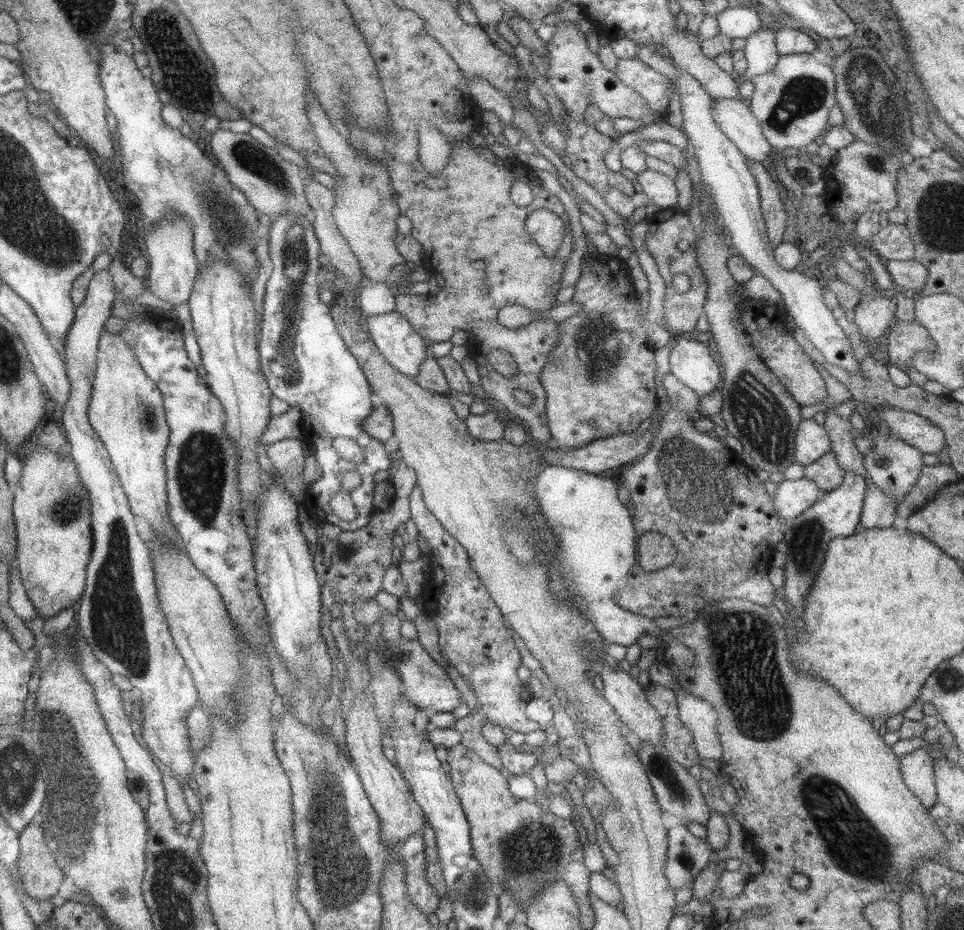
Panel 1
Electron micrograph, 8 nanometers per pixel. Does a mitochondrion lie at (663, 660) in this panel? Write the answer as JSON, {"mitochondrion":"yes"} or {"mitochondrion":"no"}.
{"mitochondrion":"no"}

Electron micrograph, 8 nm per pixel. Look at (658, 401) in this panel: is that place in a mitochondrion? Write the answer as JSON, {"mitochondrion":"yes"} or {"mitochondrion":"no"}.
{"mitochondrion":"no"}

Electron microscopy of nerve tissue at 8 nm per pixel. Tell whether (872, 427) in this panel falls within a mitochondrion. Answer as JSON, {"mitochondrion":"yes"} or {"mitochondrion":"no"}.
{"mitochondrion":"no"}

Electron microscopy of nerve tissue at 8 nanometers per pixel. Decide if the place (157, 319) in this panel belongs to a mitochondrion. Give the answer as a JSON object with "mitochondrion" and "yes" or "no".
{"mitochondrion":"no"}

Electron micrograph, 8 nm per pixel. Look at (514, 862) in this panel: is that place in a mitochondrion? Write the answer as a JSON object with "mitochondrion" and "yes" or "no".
{"mitochondrion":"yes"}

